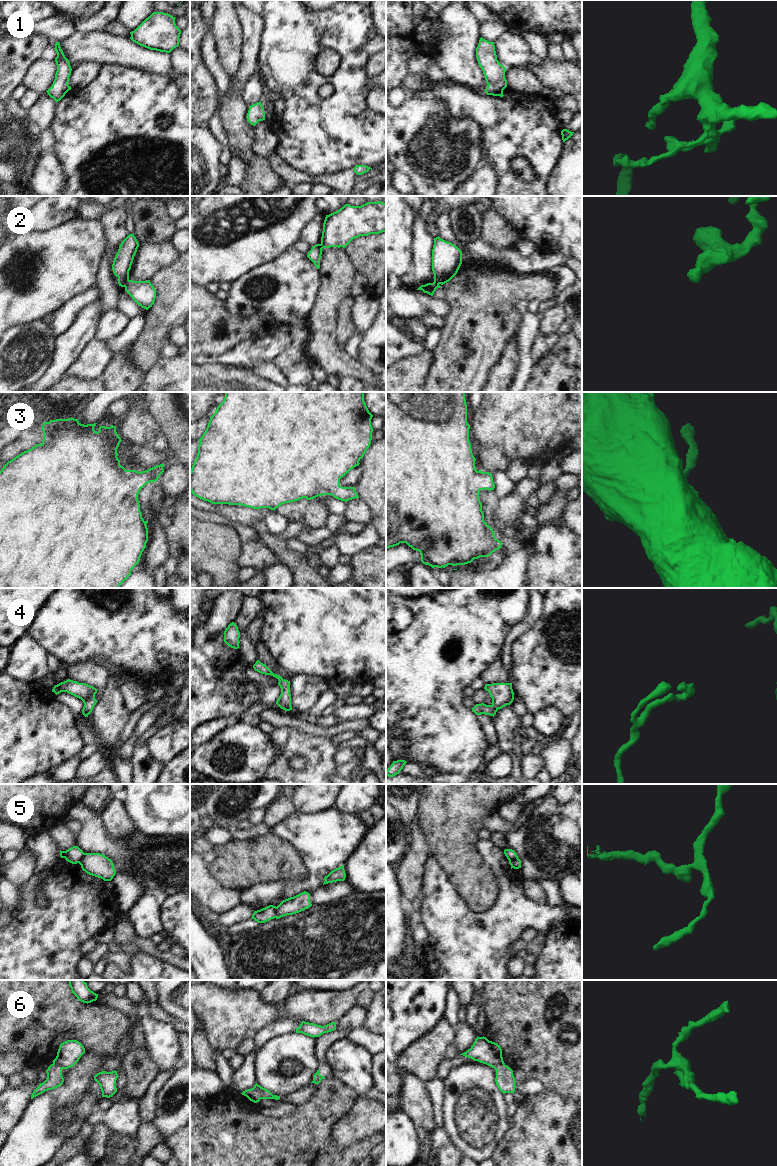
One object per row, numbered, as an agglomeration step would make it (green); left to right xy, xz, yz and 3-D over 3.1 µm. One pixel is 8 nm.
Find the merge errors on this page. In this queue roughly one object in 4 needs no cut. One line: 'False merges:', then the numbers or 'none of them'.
False merges: 2, 5, 6

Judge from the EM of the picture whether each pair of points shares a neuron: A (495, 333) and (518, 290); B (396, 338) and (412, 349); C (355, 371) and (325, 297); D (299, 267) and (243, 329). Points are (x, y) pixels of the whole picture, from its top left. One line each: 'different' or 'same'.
A: same
B: same
C: same
D: different

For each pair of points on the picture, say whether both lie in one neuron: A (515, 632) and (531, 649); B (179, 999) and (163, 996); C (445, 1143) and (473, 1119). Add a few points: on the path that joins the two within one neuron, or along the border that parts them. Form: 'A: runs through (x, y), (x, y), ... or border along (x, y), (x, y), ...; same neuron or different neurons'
A: border along (536, 620), (513, 642), (511, 658); different neurons
B: runs through (175, 996), (167, 996); same neuron
C: border along (443, 1125), (452, 1143), (465, 1155); different neurons

